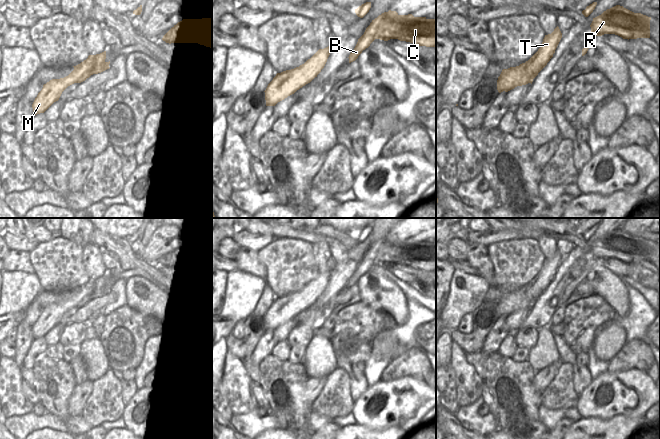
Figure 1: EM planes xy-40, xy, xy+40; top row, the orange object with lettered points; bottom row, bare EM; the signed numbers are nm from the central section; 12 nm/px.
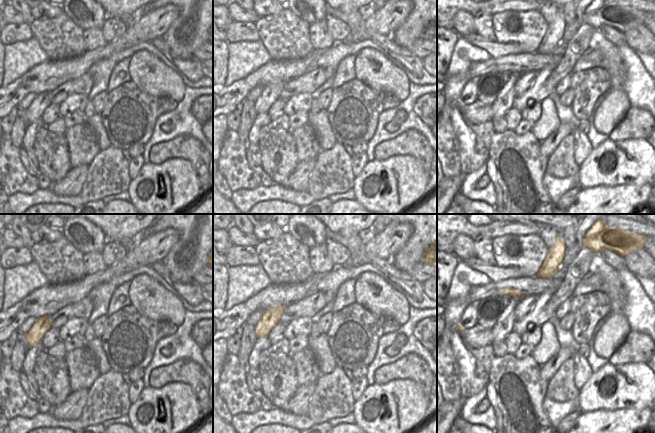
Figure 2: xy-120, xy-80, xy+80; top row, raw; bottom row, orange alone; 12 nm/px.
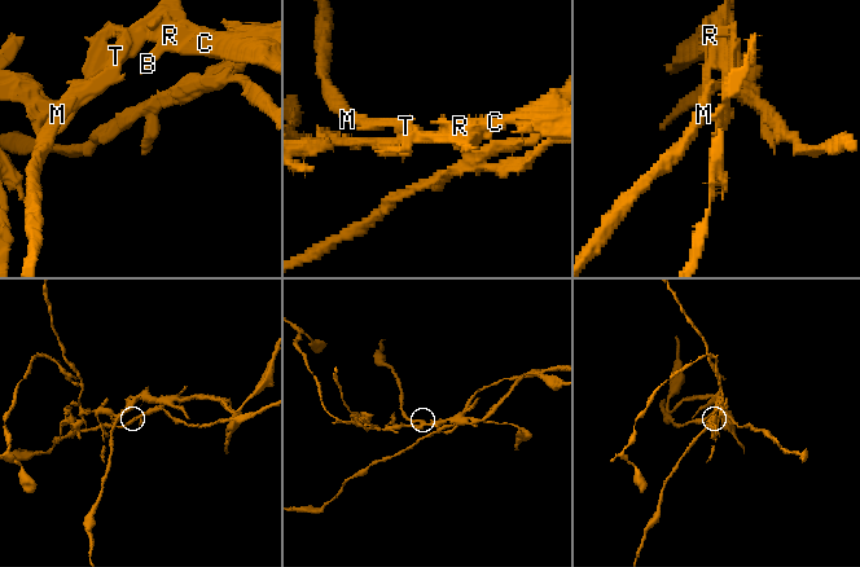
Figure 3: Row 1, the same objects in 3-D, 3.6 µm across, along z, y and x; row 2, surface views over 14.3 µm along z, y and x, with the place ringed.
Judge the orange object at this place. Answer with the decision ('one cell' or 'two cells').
two cells

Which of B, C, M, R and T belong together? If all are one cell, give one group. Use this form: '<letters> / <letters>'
B C R T / M

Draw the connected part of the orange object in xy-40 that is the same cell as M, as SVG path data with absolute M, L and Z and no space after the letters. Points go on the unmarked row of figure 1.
M74 291L74 294L68 300L60 303L52 303L44 308L32 328L34 339L44 337L54 326L59 324L62 316L68 310L83 305L85 303L82 302L80 294Z

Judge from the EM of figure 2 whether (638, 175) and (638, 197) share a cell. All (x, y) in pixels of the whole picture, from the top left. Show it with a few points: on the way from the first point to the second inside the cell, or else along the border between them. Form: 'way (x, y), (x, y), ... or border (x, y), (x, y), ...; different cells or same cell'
border (644, 183), (640, 185), (614, 186); different cells

